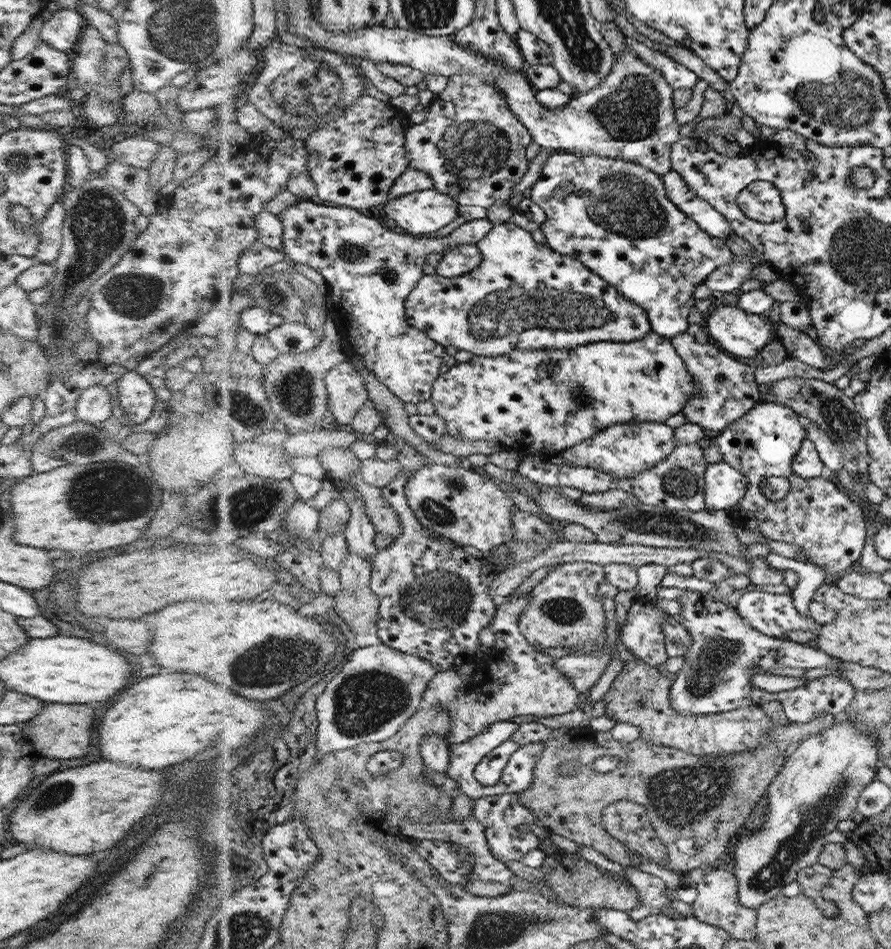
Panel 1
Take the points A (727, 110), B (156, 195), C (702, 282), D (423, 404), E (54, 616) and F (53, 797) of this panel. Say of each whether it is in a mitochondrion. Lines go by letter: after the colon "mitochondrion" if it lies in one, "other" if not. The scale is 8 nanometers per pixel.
A: other
B: other
C: other
D: other
E: other
F: mitochondrion

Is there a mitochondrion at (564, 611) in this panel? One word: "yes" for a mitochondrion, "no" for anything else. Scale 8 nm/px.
yes

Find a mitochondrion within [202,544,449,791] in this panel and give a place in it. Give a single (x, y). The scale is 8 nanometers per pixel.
(364, 703)

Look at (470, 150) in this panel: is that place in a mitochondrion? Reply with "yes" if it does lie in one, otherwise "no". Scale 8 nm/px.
yes

